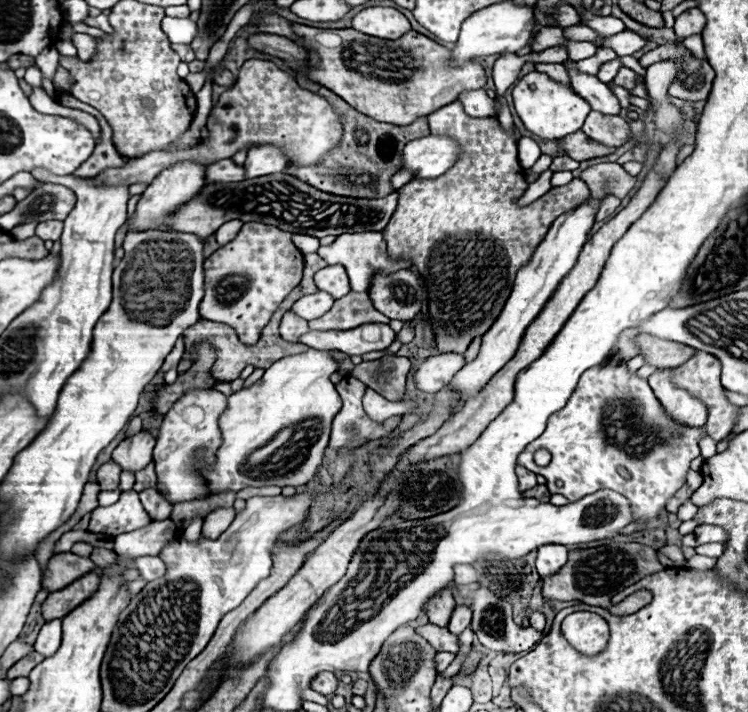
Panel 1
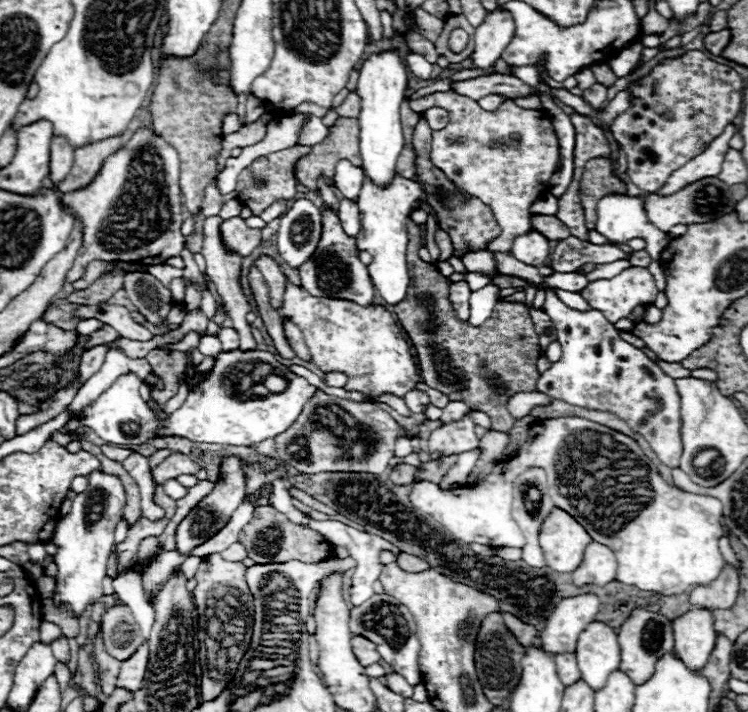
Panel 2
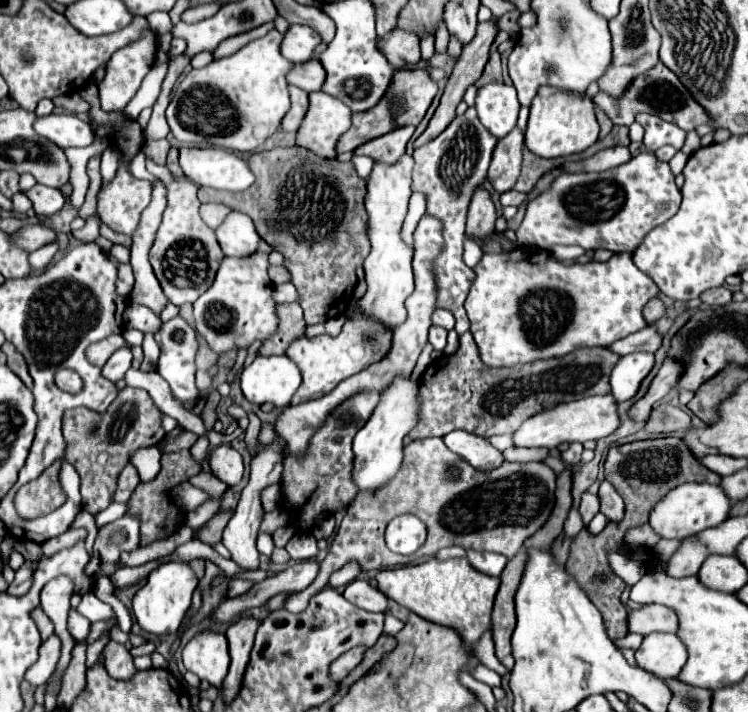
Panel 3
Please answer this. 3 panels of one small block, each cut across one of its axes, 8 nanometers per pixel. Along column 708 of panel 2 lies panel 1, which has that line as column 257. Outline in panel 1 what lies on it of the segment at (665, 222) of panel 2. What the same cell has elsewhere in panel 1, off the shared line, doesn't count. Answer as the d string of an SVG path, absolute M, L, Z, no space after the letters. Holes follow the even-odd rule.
M278 172L266 178L252 178L244 182L214 182L214 186L202 186L198 196L190 198L188 206L174 210L162 218L162 222L176 232L192 232L200 238L208 238L228 220L264 222L292 234L308 234L316 238L340 236L346 232L382 232L390 222L398 204L398 192L386 198L346 198L334 196L322 190L314 190L306 182Z

